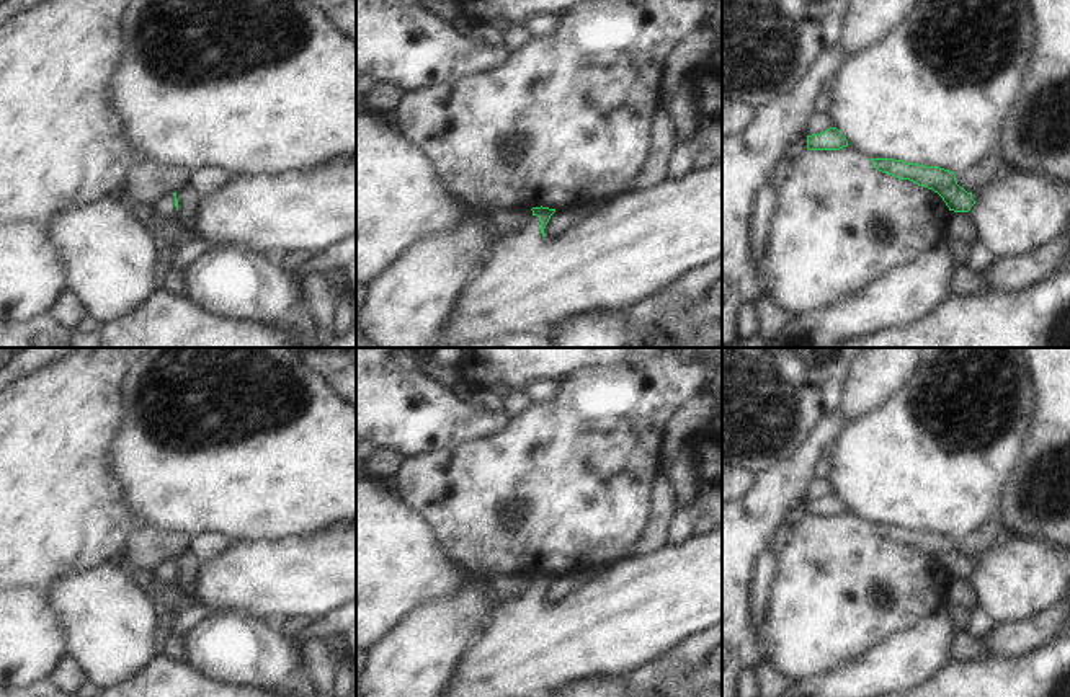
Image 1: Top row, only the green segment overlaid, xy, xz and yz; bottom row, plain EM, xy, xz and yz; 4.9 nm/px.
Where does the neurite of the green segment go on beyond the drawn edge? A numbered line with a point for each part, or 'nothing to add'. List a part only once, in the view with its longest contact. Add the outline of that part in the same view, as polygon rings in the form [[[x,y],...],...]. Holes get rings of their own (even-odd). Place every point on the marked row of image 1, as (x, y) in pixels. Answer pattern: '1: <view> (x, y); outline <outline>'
1: xz (626, 248); outline [[[722,160],[681,178],[665,178],[647,189],[634,189],[606,199],[580,224],[572,224],[554,238],[541,233],[539,217],[533,215],[518,233],[503,235],[492,245],[492,258],[464,287],[443,325],[451,323],[459,346],[511,333],[542,333],[547,325],[588,309],[629,310],[688,269],[719,256],[722,256]]]

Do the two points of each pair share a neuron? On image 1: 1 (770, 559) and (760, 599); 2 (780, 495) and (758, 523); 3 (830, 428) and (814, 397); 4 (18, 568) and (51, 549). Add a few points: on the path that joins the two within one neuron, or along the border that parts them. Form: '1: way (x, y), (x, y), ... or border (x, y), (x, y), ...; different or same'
1: way (765, 568), (760, 590); same
2: way (773, 501), (758, 516); same
3: border (838, 410), (827, 415), (801, 446); different
4: way (26, 560), (38, 549), (43, 549); same

